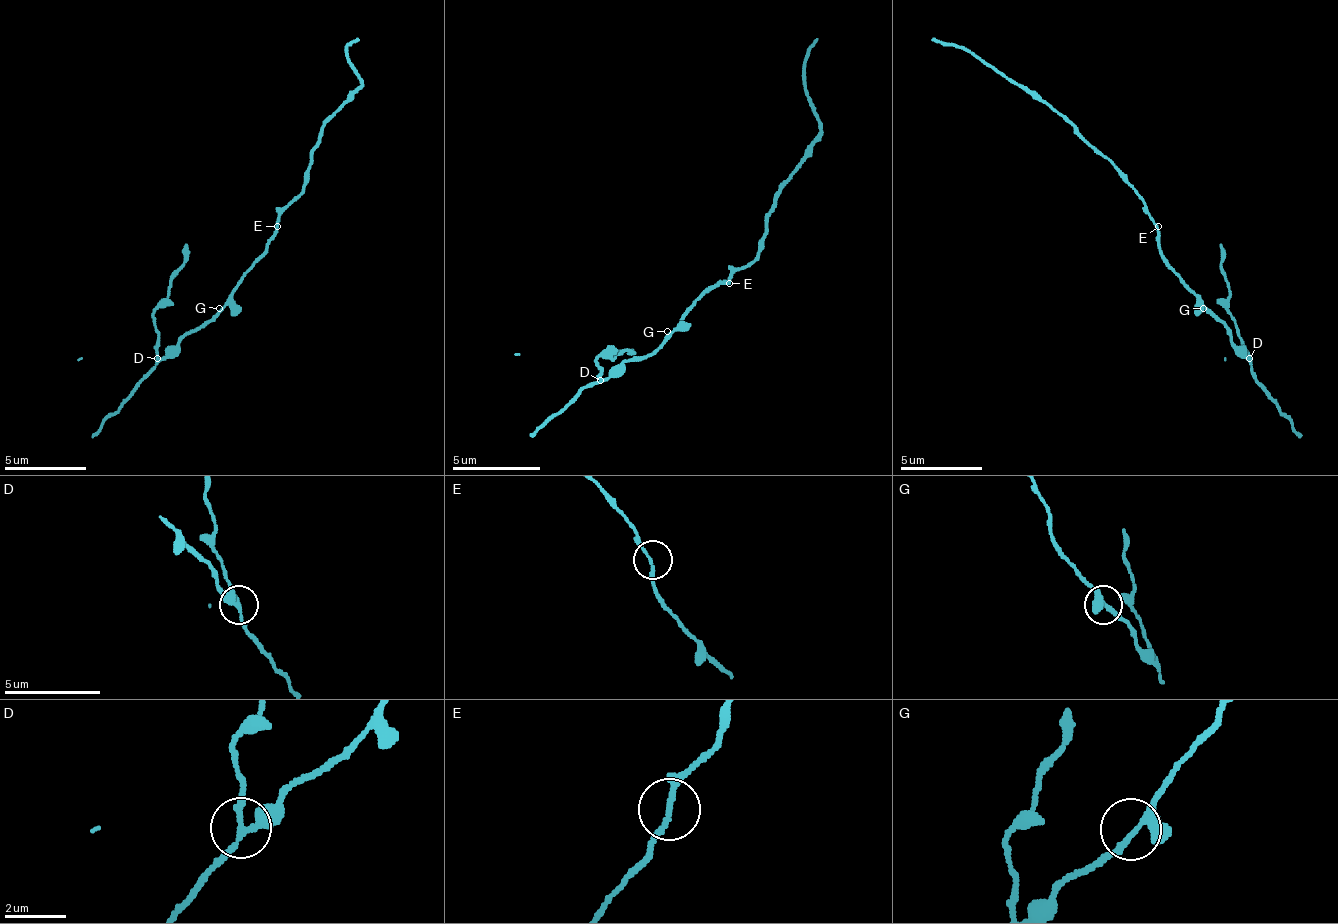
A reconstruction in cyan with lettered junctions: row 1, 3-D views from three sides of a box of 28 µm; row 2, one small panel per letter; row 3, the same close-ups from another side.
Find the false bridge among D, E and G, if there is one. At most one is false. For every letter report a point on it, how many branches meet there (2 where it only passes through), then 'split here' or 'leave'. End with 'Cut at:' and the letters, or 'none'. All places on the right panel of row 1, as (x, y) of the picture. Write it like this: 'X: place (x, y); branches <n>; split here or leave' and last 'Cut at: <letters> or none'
D: place (1249, 358); branches 3; split here
E: place (1158, 226); branches 2; leave
G: place (1203, 308); branches 3; leave
Cut at: D

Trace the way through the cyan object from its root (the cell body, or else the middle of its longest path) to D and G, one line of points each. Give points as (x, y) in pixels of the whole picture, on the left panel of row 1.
D: (277, 226), (268, 243), (268, 251), (244, 275), (236, 292), (203, 324), (191, 328), (162, 357), (158, 357)
G: (277, 226), (268, 243), (268, 251), (244, 275), (219, 308)

